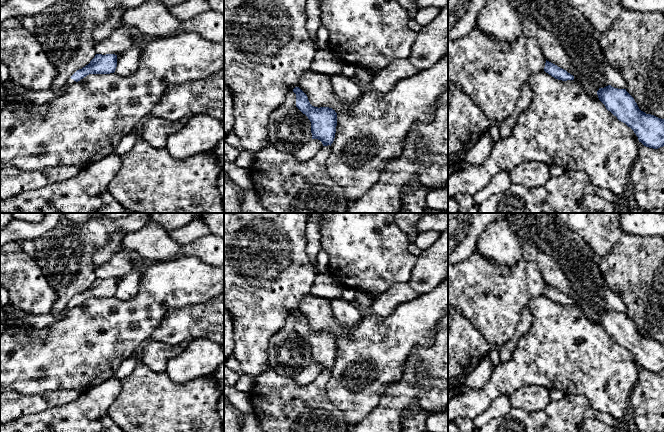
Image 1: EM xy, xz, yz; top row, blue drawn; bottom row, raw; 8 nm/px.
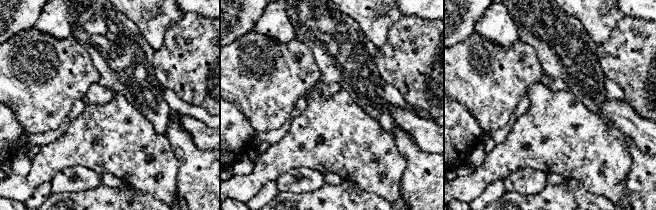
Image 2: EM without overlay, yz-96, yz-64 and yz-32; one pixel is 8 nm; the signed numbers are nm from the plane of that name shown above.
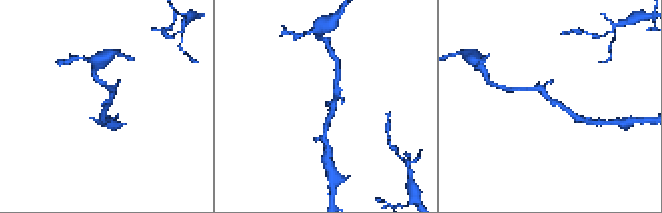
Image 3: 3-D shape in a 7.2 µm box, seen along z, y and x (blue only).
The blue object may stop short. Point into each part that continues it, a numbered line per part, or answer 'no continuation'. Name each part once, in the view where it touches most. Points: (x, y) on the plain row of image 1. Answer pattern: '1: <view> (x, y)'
1: xy (40, 321)

